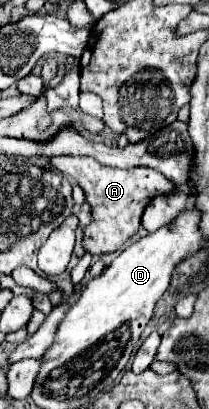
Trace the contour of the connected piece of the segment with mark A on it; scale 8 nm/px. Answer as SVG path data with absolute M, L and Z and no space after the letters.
M55 157L55 169L69 173L77 179L85 193L85 201L93 209L91 223L83 229L83 249L91 255L105 255L117 251L129 237L133 237L141 227L141 215L151 199L157 195L169 195L177 191L165 175L149 167L117 169L95 161L93 157Z

